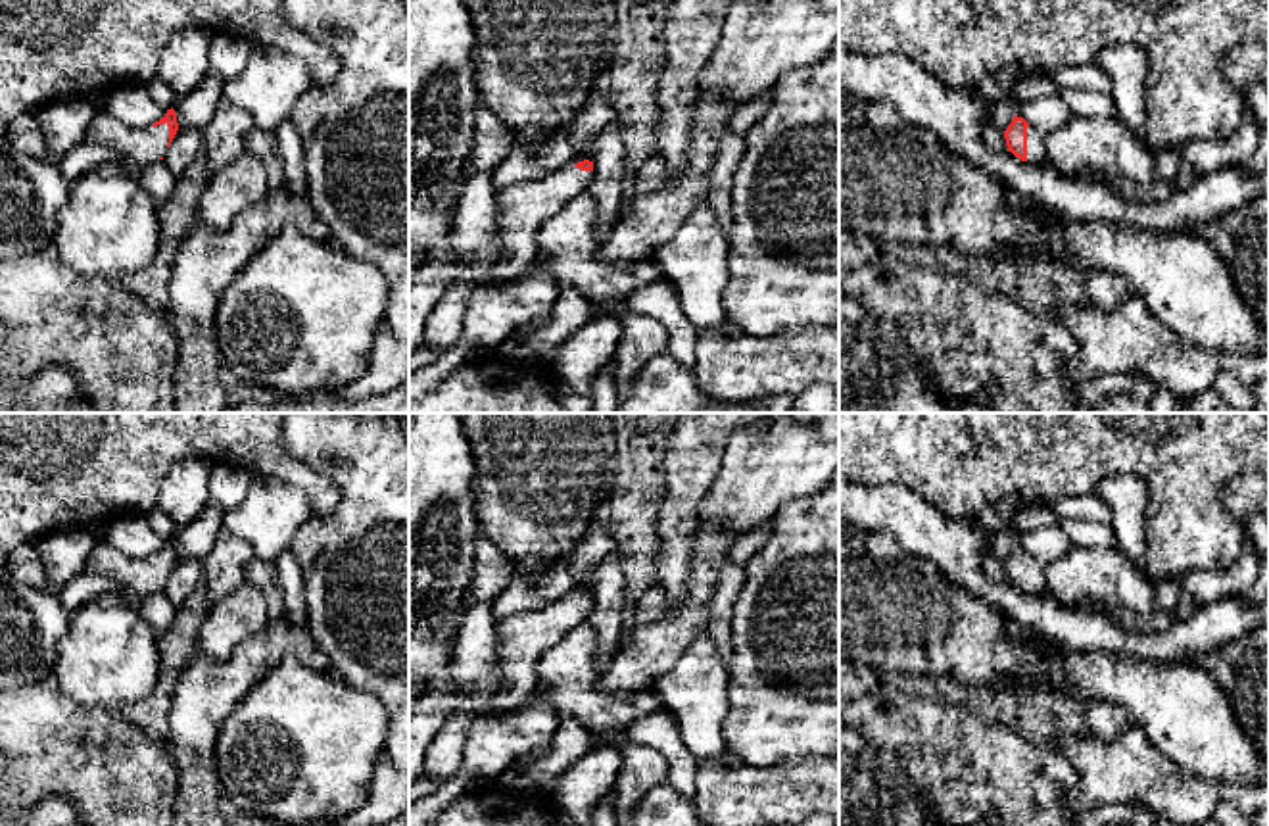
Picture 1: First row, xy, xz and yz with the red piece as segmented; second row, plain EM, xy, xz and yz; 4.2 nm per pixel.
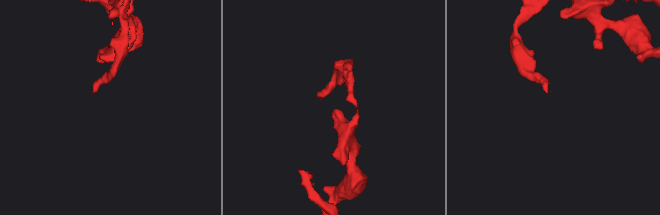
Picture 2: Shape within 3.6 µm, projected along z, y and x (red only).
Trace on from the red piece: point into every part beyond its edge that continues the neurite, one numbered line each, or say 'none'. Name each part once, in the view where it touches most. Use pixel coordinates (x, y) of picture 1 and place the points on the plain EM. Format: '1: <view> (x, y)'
1: xy (139, 579)

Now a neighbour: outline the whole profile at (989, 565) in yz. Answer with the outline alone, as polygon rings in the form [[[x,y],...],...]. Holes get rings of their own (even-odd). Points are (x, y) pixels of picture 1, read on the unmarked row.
[[[985,546],[981,549],[981,555],[979,555],[979,563],[981,563],[981,571],[994,582],[1008,582],[1008,576],[1006,576],[1006,569],[1002,563],[998,563],[991,551],[989,551],[989,546]]]

